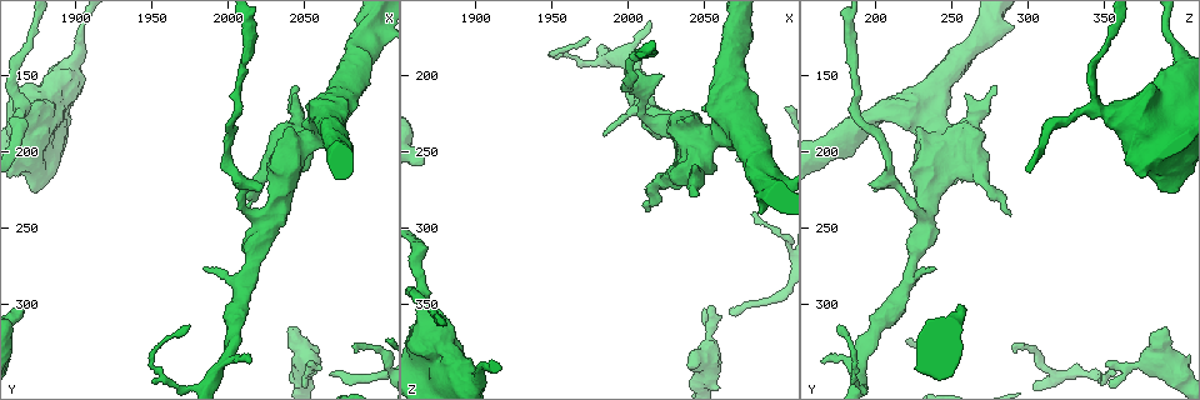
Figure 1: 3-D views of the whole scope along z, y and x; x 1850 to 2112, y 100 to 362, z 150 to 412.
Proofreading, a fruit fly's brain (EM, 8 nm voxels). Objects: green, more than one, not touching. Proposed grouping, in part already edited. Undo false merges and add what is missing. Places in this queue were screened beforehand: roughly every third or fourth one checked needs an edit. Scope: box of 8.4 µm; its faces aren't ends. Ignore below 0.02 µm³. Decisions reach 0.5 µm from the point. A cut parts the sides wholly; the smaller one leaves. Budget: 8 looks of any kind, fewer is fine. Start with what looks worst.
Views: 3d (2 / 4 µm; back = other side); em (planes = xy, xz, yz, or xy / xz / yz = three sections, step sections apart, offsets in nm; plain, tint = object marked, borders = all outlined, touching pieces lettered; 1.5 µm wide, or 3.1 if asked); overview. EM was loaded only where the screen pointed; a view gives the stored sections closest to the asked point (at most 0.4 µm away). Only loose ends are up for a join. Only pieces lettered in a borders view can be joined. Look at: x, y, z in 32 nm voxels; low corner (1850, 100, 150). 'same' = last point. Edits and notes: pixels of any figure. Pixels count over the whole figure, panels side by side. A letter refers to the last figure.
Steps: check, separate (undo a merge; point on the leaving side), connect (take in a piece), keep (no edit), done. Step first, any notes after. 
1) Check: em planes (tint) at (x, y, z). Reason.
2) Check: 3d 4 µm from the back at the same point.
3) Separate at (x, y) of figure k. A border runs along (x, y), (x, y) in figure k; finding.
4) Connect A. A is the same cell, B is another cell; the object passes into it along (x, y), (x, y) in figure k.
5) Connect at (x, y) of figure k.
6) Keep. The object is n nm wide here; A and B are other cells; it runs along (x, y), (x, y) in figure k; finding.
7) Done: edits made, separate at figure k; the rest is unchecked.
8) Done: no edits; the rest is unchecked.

Check: em xy step 4 (borders) at (2038, 316, 392).

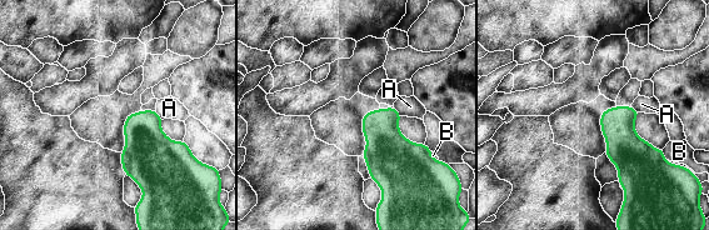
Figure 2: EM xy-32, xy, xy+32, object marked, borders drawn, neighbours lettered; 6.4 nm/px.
Keep. A and B are other cells; a border runs along (394, 106), (402, 115) in figure 2; none of them fits.

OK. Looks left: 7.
Check: em yz step 4 (borders) at (2024, 224, 200). Free end.

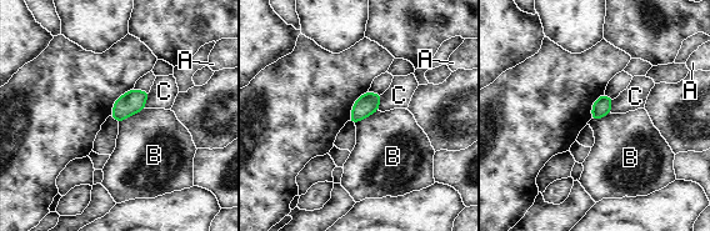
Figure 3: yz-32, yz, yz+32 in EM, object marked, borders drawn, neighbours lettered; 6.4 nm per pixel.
Check: em xy step 8 (borders) at the same point. Another direction.

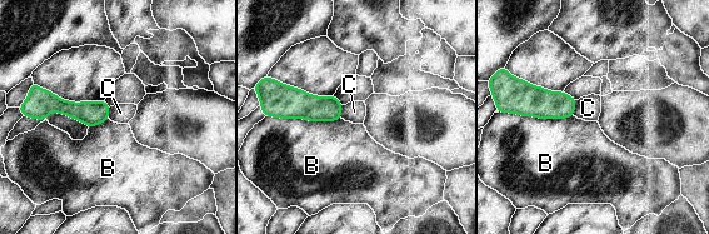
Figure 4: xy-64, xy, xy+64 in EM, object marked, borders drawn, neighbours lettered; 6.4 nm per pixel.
Keep. B and C are other cells; it runs along (105, 108), (48, 106), (41, 113) in figure 4; none of them fits.

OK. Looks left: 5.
Check: 3d 4 µm from the back at (2082, 332, 290). Thin end.

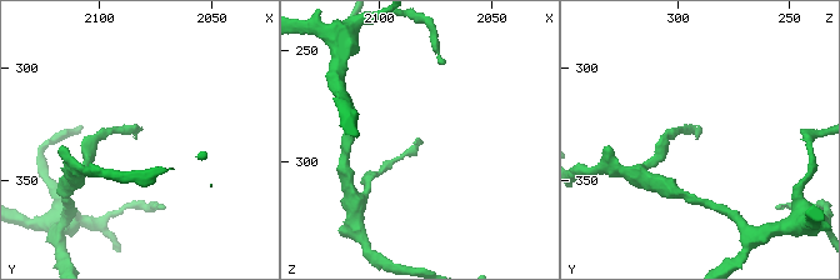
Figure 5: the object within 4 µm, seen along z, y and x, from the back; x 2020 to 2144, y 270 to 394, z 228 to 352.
Check: em planes (plain) at (2083, 332, 292).

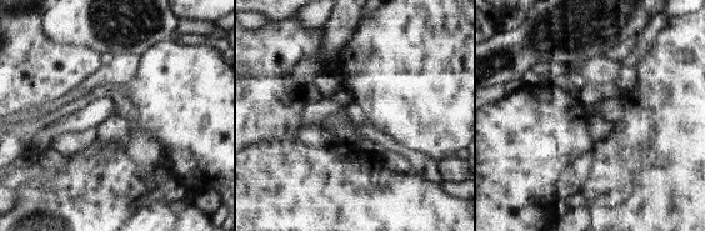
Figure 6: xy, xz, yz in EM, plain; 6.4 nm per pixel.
Check: em planes (borders) at the same point. See the neighbours.

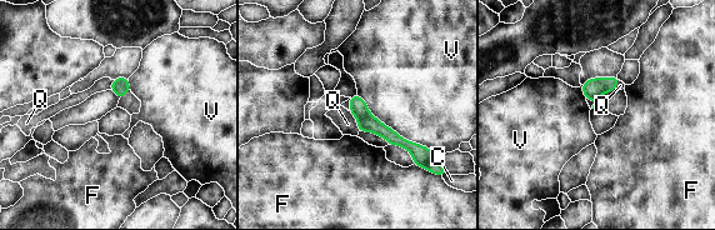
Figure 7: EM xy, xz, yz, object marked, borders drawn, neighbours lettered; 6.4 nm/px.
Connect Q. The object is 110 nm wide here; Q is the same cell, C, F and V are other cells; the object passes into it along (366, 121), (358, 121), (348, 124) in figure 7; the neuron continues.

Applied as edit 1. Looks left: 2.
Check: overview. Redraw.

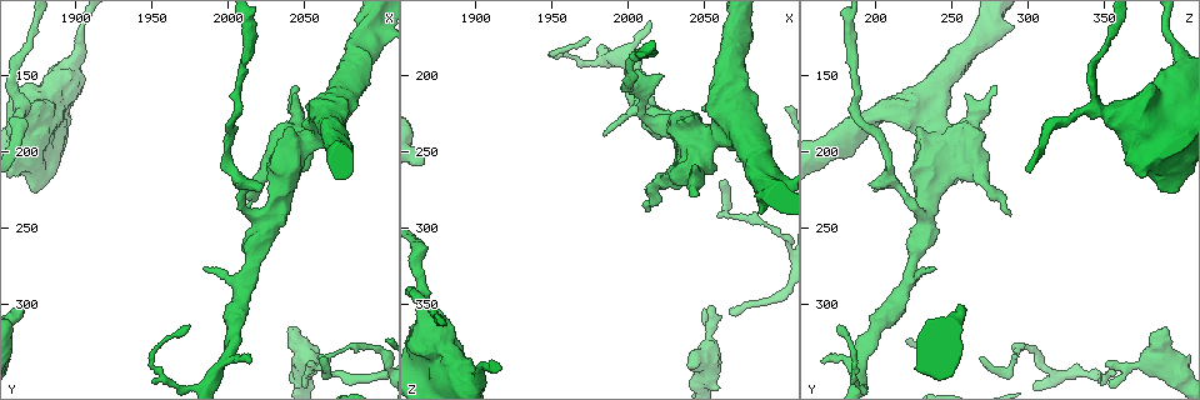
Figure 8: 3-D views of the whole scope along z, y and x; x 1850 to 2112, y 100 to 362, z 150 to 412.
Check: em xy step 8 (borders) at (2030, 186, 268). Free end.

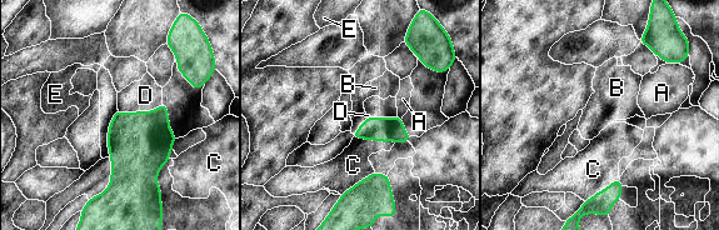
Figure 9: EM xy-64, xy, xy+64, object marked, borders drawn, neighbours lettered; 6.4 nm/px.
Keep. A, B, C, D and E are other cells; a border runs along (161, 101), (151, 110), (118, 110) in figure 9; no lettered piece goes on from it.

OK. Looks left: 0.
Done: edits made, connect at figure 7; the rest is unchecked.

